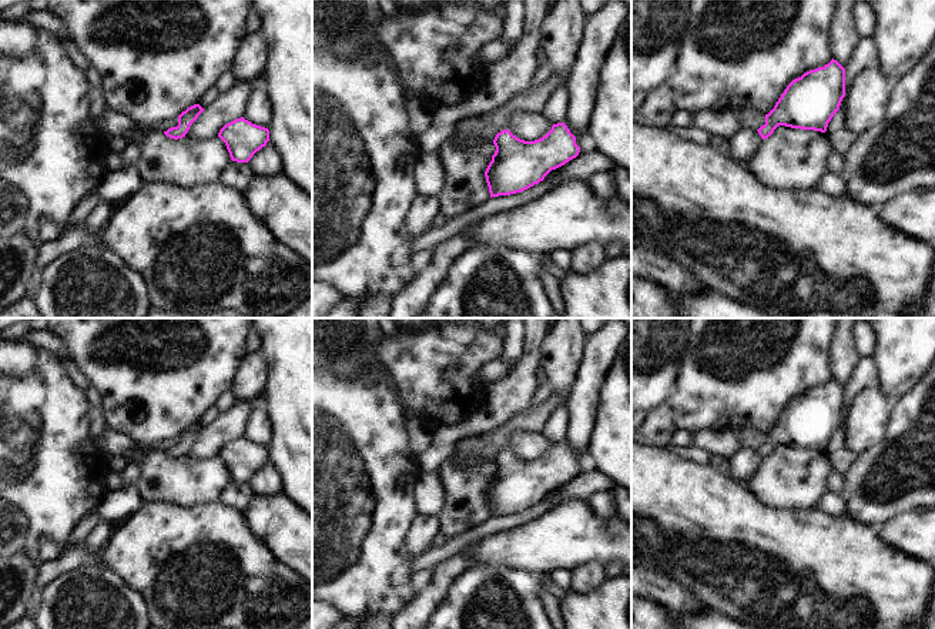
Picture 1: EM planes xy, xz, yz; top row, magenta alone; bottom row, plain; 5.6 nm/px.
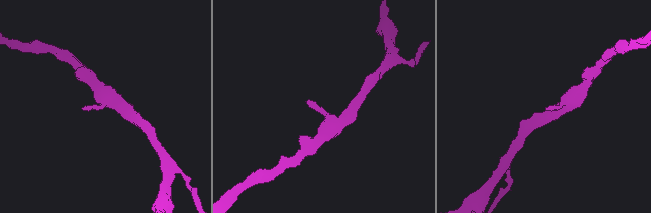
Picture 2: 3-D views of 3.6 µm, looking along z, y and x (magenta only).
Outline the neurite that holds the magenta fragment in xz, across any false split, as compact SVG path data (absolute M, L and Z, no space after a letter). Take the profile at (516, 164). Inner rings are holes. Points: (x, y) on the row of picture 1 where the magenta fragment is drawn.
M564 123L552 126L552 130L539 140L525 141L502 130L496 134L496 147L485 177L490 198L522 193L570 160L576 158L580 147Z

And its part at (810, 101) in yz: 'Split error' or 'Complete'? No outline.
Complete

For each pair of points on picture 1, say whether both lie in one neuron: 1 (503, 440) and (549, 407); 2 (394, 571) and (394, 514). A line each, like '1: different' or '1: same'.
1: same
2: same

